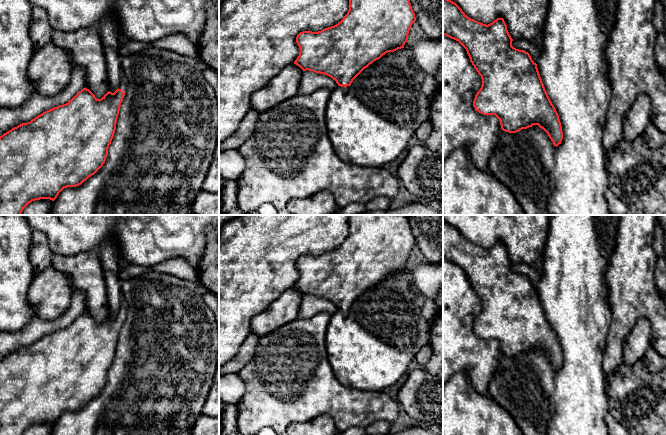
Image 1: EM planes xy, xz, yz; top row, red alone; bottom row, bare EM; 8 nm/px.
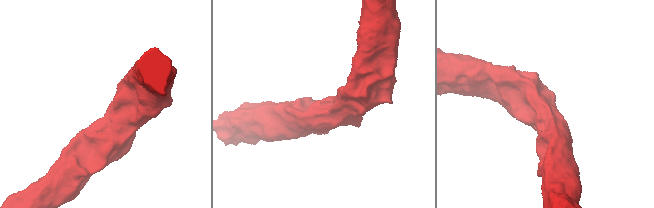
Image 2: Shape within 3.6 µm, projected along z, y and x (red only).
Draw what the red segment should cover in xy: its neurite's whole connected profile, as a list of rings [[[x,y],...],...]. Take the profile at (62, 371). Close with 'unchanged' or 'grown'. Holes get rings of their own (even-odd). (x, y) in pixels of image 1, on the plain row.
[[[124,302],[114,317],[108,315],[101,323],[83,312],[68,327],[47,334],[0,360],[0,435],[23,435],[29,427],[40,423],[54,425],[64,412],[79,410],[94,399],[108,380],[126,315]]] | grown

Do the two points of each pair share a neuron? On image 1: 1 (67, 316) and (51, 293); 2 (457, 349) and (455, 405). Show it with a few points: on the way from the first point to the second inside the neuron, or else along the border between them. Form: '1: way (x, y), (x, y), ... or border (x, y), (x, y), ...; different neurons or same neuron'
1: border (74, 292), (69, 306), (58, 317), (42, 320); different neurons
2: border (453, 374), (465, 373), (474, 389); different neurons

